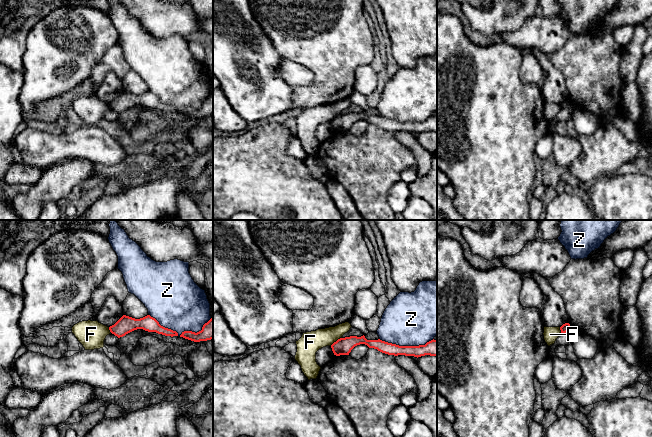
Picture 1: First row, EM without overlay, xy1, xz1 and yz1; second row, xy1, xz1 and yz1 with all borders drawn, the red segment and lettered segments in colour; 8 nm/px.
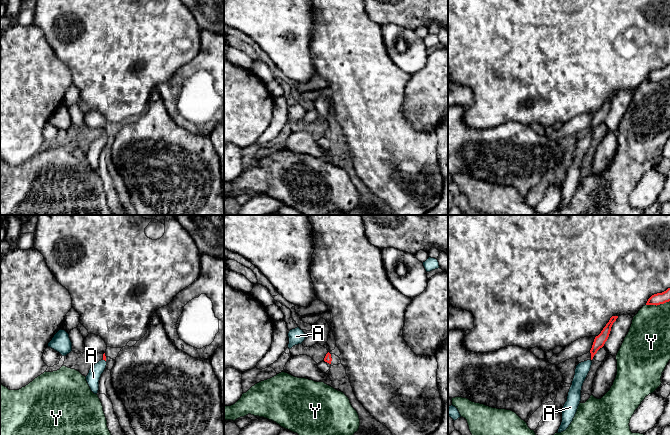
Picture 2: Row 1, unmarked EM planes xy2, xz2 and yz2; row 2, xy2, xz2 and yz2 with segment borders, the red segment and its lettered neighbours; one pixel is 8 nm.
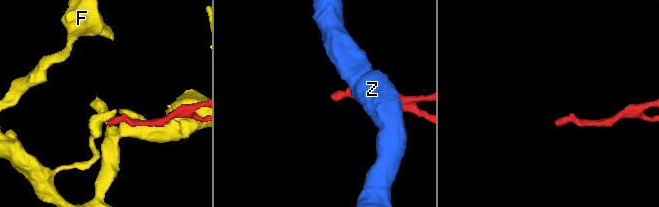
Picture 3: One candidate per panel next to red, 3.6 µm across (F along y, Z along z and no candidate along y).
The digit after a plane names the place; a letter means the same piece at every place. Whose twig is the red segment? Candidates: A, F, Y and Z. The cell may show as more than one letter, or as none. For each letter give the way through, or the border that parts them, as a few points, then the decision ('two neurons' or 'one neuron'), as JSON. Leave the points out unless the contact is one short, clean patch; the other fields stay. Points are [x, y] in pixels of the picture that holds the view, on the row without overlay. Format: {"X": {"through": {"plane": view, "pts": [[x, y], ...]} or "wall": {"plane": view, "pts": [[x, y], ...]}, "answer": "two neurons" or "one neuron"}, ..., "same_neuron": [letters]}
{"A": {"through": {"plane": "xy2", "pts": [[104, 133], [104, 135], [93, 153]]}, "answer": "one neuron"}, "F": {"wall": {"plane": "xz1", "pts": [[341, 113], [330, 121]]}, "answer": "two neurons"}, "Y": {"wall": {"plane": "yz2", "pts": [[669, 76], [656, 81], [646, 81]]}, "answer": "two neurons"}, "Z": {"answer": "two neurons"}, "same_neuron": ["A"]}

